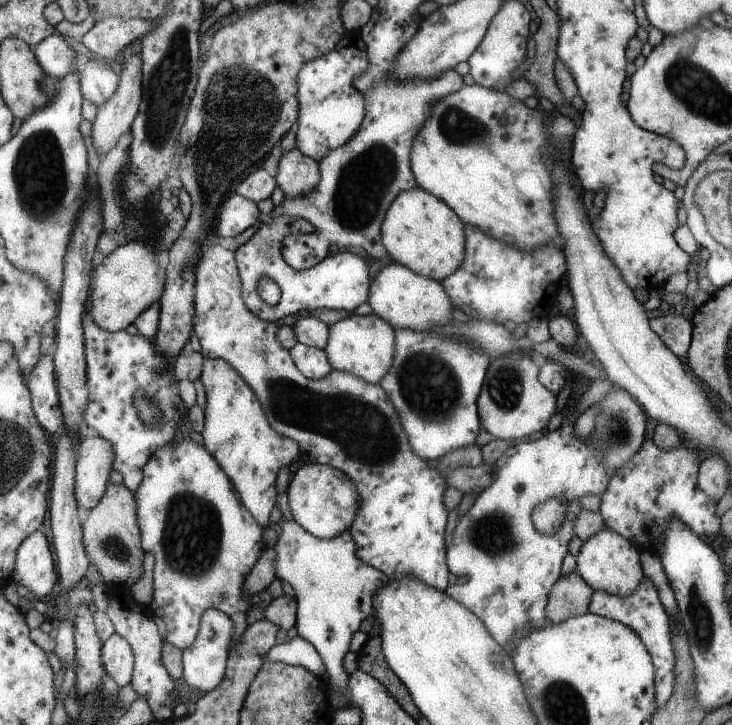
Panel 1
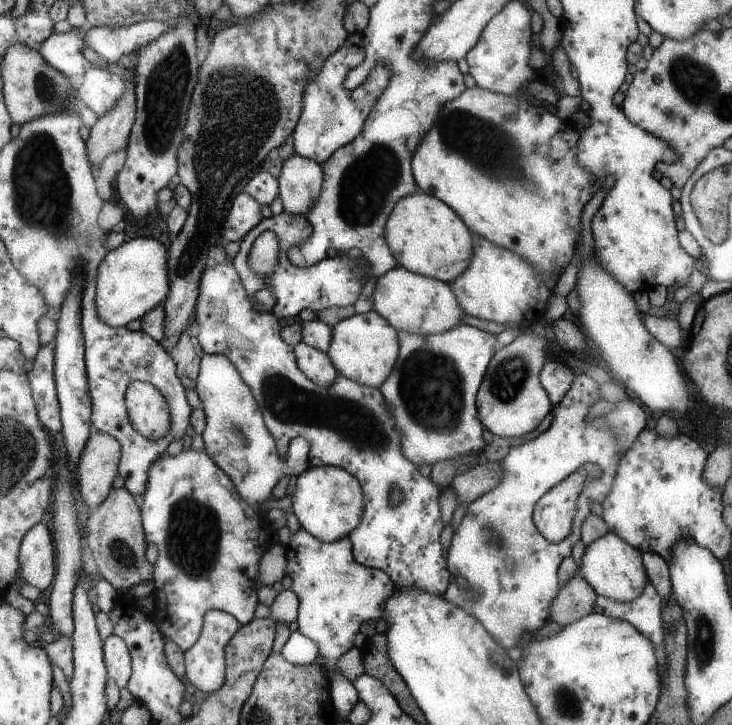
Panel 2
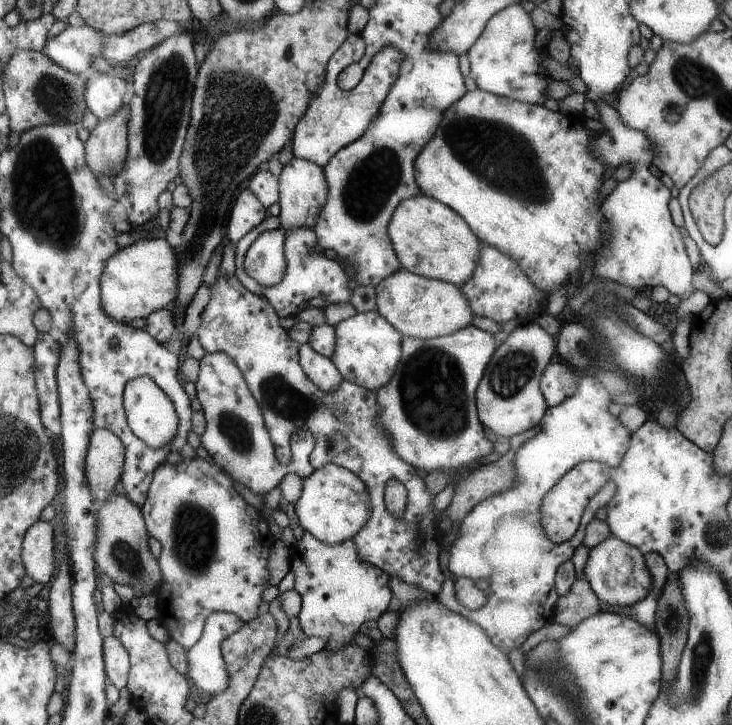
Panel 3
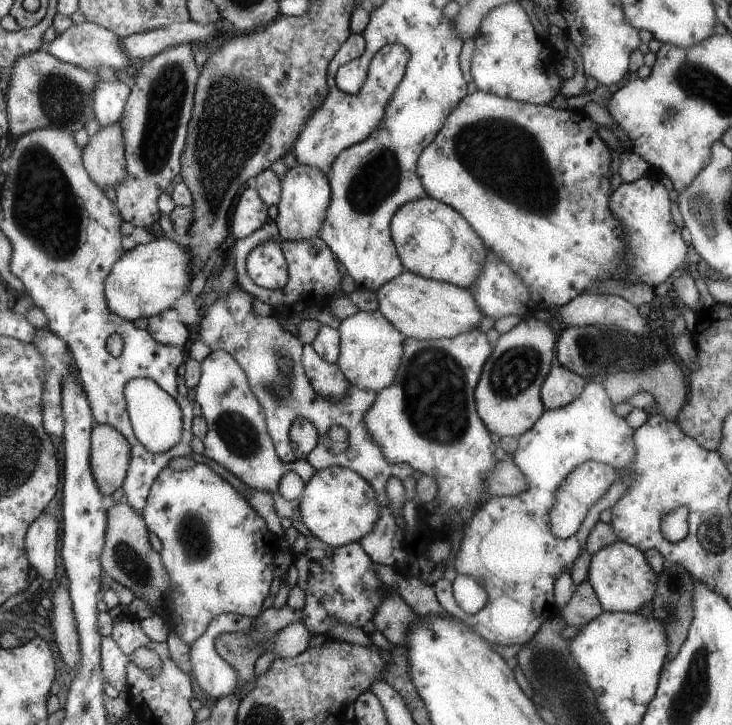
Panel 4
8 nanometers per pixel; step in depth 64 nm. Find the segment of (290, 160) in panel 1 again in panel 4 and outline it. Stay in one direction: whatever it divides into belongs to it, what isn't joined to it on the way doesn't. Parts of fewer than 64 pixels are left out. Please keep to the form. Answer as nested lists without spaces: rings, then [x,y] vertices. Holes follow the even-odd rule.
[[[301,166],[289,170],[287,176],[283,178],[283,200],[279,206],[279,230],[281,238],[285,242],[297,242],[305,238],[321,238],[321,226],[325,226],[325,214],[327,214],[327,202],[331,202],[331,188],[327,182],[327,174],[311,168],[311,166]]]

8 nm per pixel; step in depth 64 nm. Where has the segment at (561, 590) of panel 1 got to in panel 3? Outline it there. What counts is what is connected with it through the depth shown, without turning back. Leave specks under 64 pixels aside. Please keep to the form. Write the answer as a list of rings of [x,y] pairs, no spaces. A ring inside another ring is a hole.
[[[577,578],[573,582],[573,586],[569,588],[569,592],[555,602],[551,622],[569,626],[573,630],[577,624],[581,624],[583,620],[587,620],[599,612],[601,612],[601,602],[595,596],[595,592],[591,590],[589,582],[585,578]]]

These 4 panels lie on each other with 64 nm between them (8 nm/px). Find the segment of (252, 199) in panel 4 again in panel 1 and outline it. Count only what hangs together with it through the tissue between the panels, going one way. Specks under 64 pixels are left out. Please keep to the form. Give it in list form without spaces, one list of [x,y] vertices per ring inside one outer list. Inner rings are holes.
[[[231,196],[221,204],[217,234],[221,238],[235,238],[251,228],[259,218],[263,220],[263,214],[253,200],[247,200],[243,196]]]

